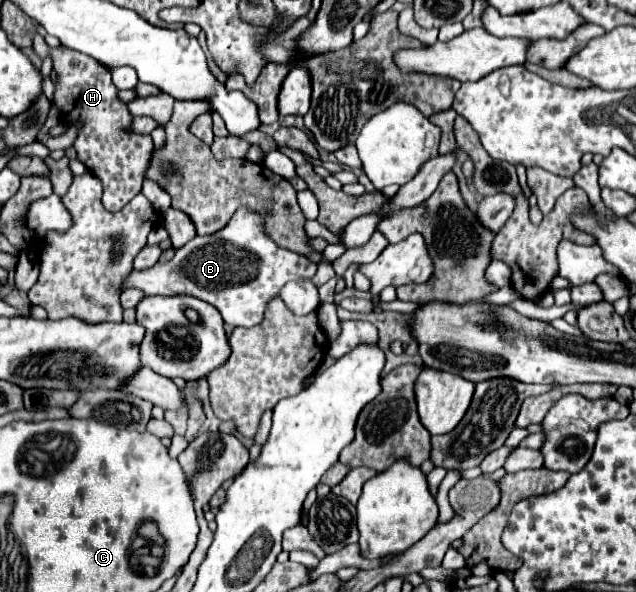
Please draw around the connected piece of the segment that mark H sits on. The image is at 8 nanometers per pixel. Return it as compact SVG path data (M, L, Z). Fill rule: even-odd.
M35 36L33 48L41 58L49 54L53 56L53 68L59 76L59 84L55 86L55 102L61 108L63 120L67 124L83 122L83 128L73 144L79 162L83 162L85 168L103 182L103 206L111 212L121 210L135 194L141 192L147 160L153 152L151 136L127 132L133 116L129 114L127 104L117 98L117 88L111 82L109 68L101 68L97 60L89 60L89 56L73 52L65 46L49 48L43 36Z

